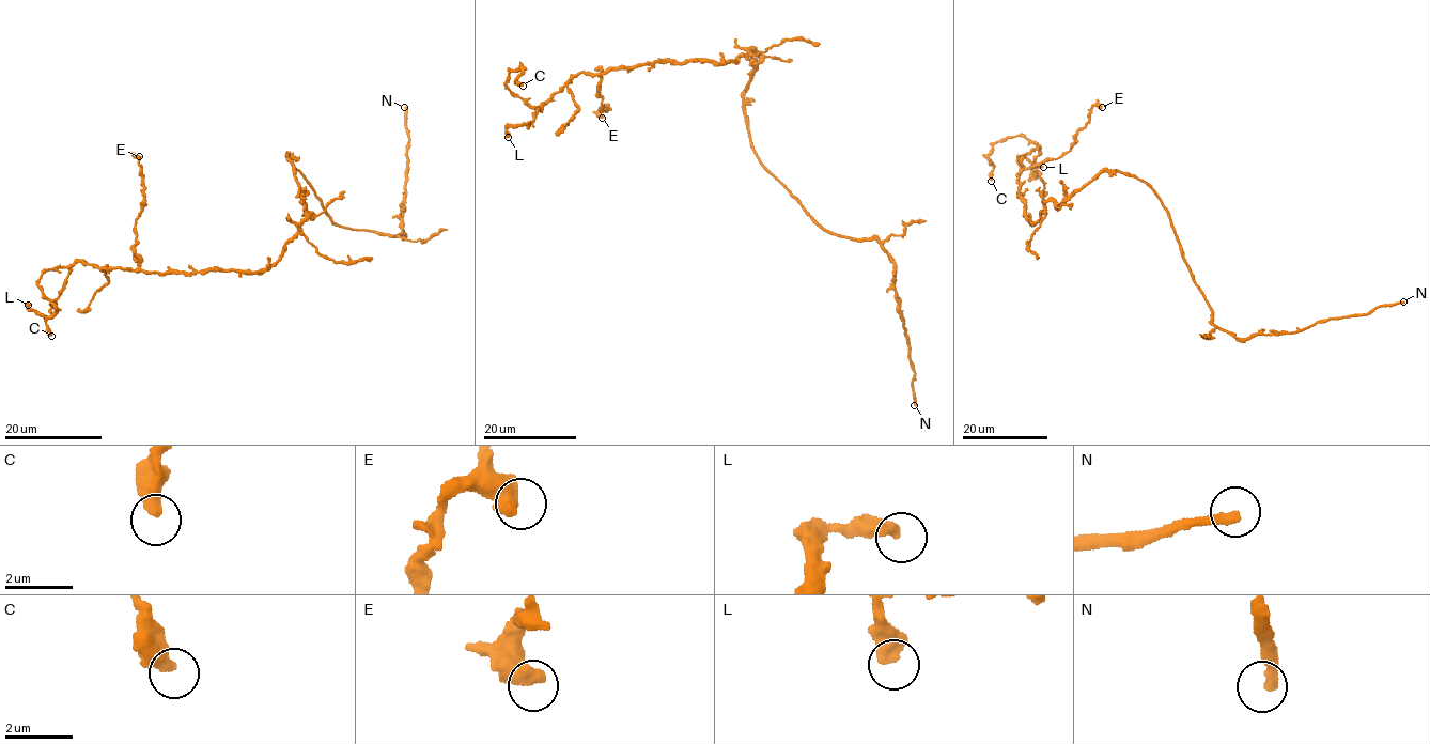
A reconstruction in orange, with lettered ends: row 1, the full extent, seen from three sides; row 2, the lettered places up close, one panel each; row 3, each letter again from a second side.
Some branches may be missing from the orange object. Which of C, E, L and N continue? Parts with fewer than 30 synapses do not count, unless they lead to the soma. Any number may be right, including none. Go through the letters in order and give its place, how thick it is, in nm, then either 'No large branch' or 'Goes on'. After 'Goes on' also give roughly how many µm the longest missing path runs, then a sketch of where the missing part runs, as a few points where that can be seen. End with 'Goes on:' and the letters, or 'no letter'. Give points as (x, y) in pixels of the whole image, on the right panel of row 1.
C: Place: (991, 181). Thickness 420 nm. No large branch
E: Place: (1102, 107). Thickness 600 nm. No large branch
L: Place: (1043, 167). Thickness 480 nm. No large branch
N: Place: (1403, 301). Thickness 280 nm. Goes on. Missing length about 170 µm
Goes on: N

